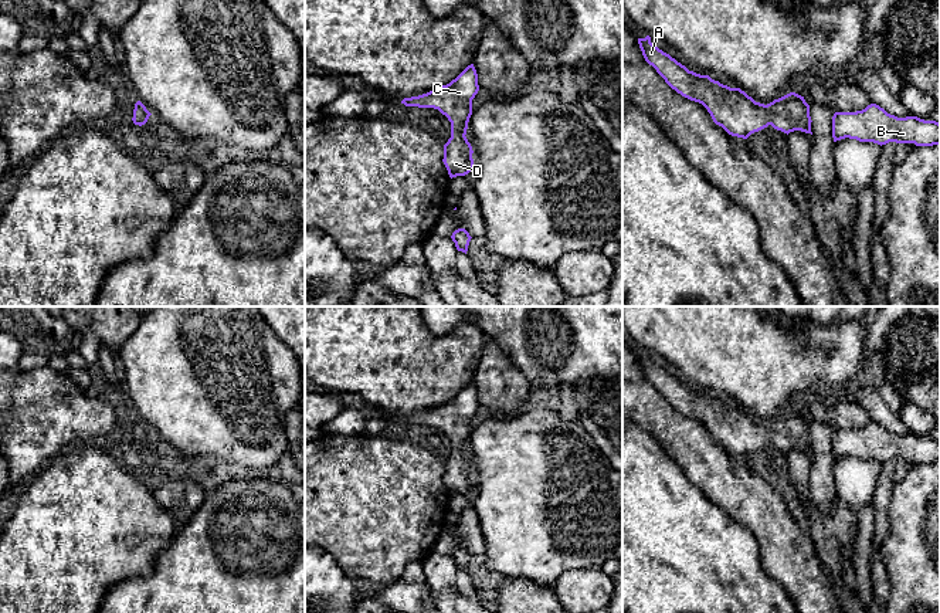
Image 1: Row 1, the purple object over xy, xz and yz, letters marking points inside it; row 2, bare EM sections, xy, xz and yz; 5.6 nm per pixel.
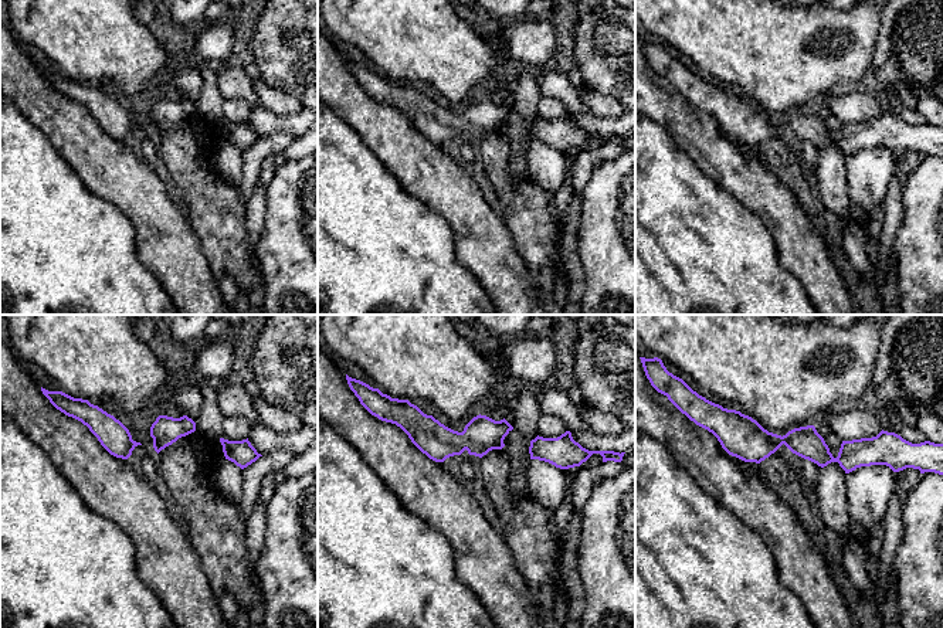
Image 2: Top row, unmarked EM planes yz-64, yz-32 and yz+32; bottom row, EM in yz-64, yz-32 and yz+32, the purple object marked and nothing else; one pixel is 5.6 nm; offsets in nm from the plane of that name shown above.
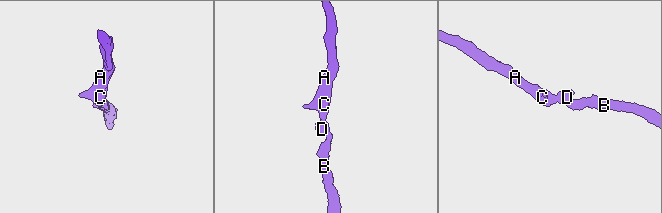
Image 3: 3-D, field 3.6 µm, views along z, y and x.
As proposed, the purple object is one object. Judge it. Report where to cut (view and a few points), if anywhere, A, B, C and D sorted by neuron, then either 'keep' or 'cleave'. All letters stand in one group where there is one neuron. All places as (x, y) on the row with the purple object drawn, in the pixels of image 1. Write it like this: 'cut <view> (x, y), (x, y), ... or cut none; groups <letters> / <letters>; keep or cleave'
cut none; groups A B C D; keep

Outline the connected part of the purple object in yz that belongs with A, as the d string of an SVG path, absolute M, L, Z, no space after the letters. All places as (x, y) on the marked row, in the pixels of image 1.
M651 37L638 38L645 61L652 65L665 82L682 96L702 104L713 122L729 135L747 139L768 125L784 133L801 131L811 133L810 105L804 96L790 92L764 105L756 102L740 88L730 88L689 71L669 54L651 43Z

